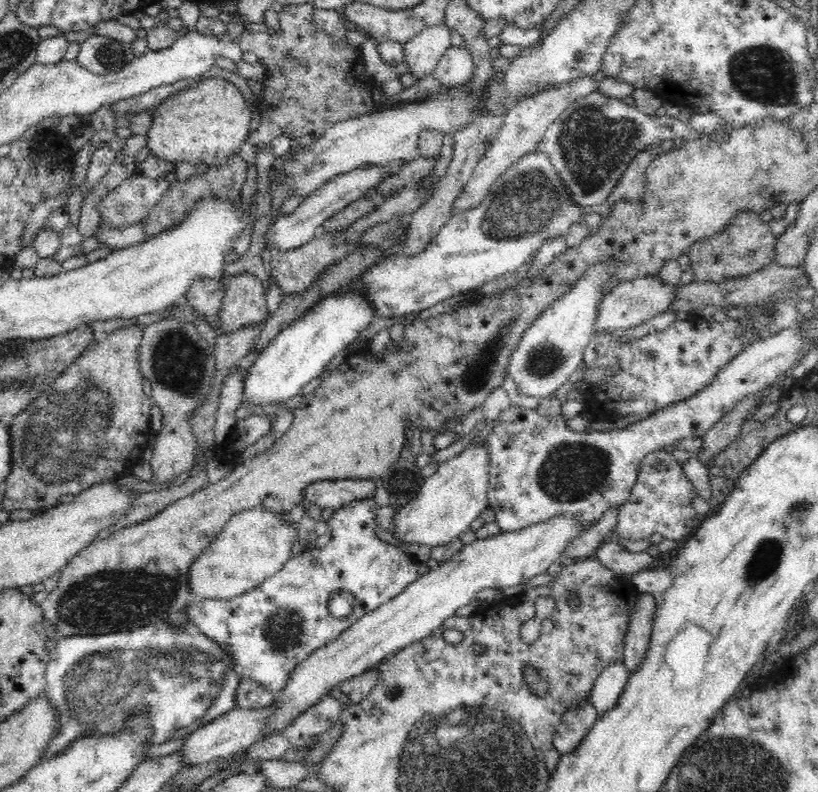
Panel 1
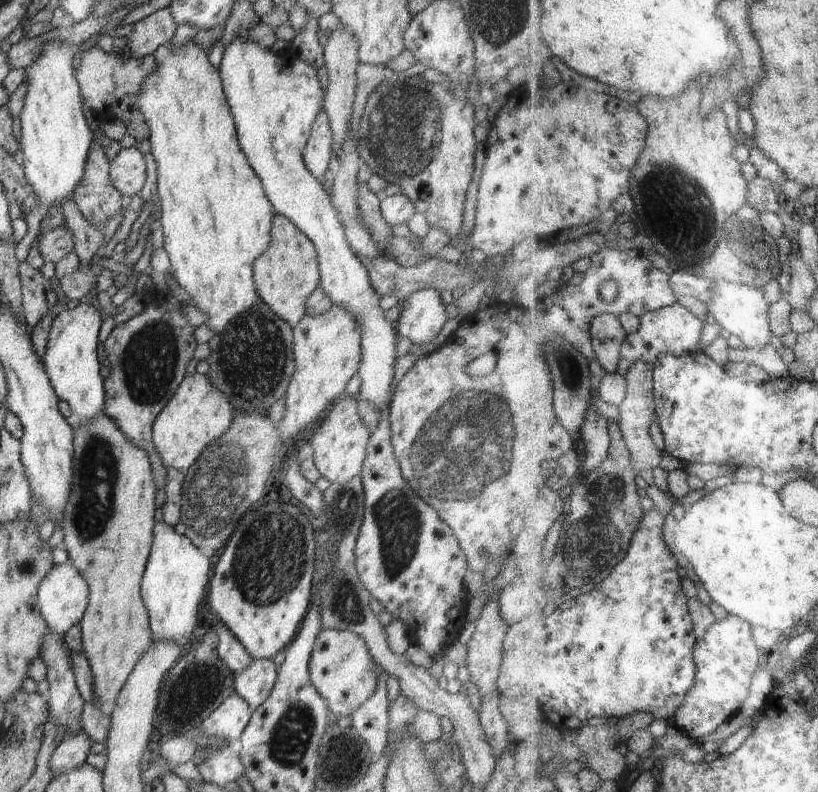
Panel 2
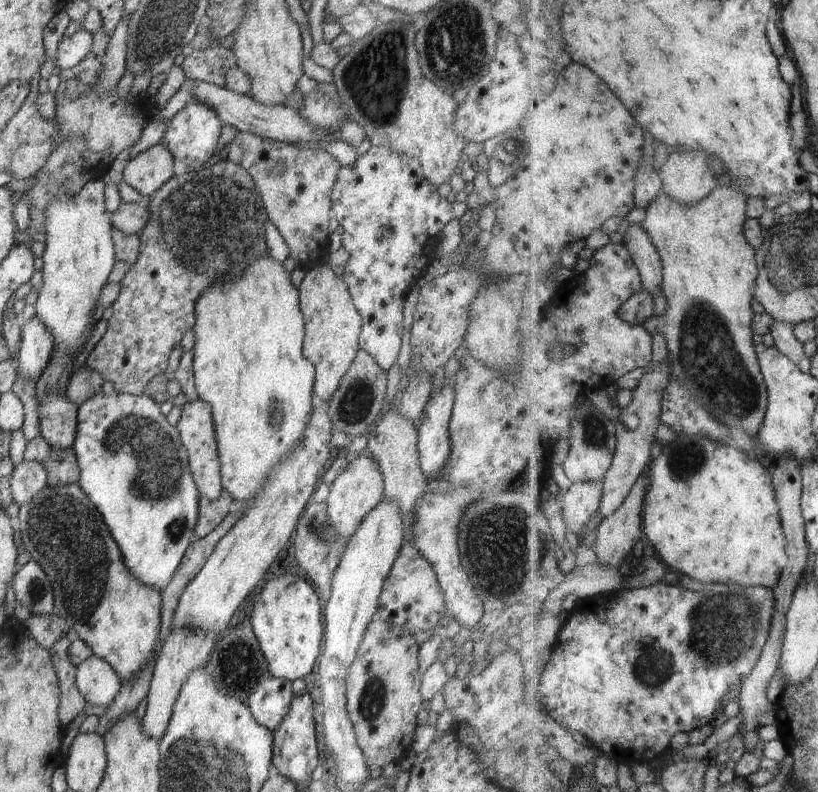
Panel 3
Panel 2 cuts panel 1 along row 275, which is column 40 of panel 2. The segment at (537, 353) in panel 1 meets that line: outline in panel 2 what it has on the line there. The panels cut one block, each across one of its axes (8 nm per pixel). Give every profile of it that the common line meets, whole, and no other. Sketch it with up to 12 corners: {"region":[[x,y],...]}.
{"region":[[70,562],[38,586],[49,630],[64,636],[88,606],[89,586]]}

